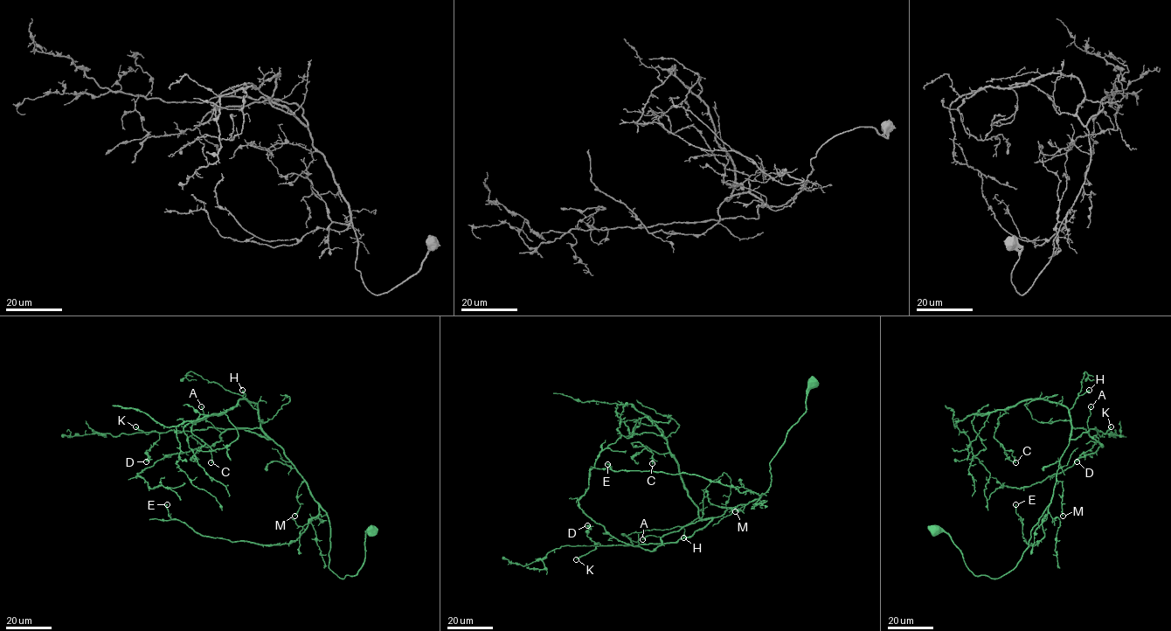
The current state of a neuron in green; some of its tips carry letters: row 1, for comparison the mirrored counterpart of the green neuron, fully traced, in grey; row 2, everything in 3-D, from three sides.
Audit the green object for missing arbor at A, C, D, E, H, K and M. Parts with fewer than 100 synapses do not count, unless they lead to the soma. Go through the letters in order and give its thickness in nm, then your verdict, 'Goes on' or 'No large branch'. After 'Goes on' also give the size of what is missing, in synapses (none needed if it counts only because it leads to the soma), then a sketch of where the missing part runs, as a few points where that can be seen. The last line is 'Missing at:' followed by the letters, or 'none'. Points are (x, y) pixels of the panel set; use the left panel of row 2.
A: Thickness 150 nm. No large branch
C: Thickness 260 nm. No large branch
D: Thickness 440 nm. No large branch
E: Thickness 200 nm. No large branch
H: Thickness 380 nm. No large branch
K: Thickness 300 nm. Goes on. Roughly 180 synapses. Course of what is missing: (135, 426), (121, 423), (112, 415), (97, 412), (72, 395), (50, 388), (46, 374), (31, 362)
M: Thickness 220 nm. No large branch
Missing at: K

